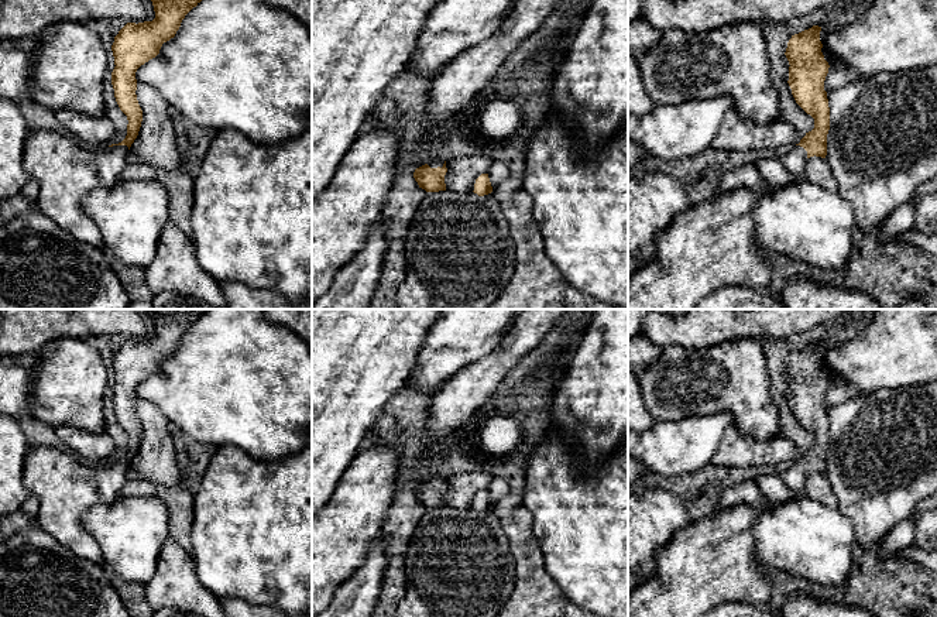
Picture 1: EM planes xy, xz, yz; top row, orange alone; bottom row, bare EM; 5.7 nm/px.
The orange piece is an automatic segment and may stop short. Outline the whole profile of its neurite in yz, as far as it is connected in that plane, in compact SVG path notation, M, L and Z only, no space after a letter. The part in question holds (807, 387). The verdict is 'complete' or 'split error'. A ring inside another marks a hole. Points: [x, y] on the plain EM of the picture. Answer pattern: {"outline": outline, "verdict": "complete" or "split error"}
{"outline": "M813 342L792 352L786 364L789 377L789 402L796 419L814 435L814 445L780 470L780 477L793 493L792 500L804 496L806 477L810 473L827 472L827 450L830 446L830 424L824 397L828 378L821 369L821 343Z", "verdict": "split error"}

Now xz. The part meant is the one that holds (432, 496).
{"outline": "M430 472L421 479L422 481L413 489L413 494L418 498L419 504L425 505L426 508L446 507L446 477Z", "verdict": "split error"}

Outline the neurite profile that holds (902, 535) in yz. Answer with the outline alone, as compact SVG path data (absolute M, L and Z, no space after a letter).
M913 513L889 531L882 541L879 558L888 558L890 553L914 545L914 515Z

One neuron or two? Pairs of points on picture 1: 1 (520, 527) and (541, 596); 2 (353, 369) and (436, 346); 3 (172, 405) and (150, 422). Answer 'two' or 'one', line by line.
1: one
2: two
3: two

